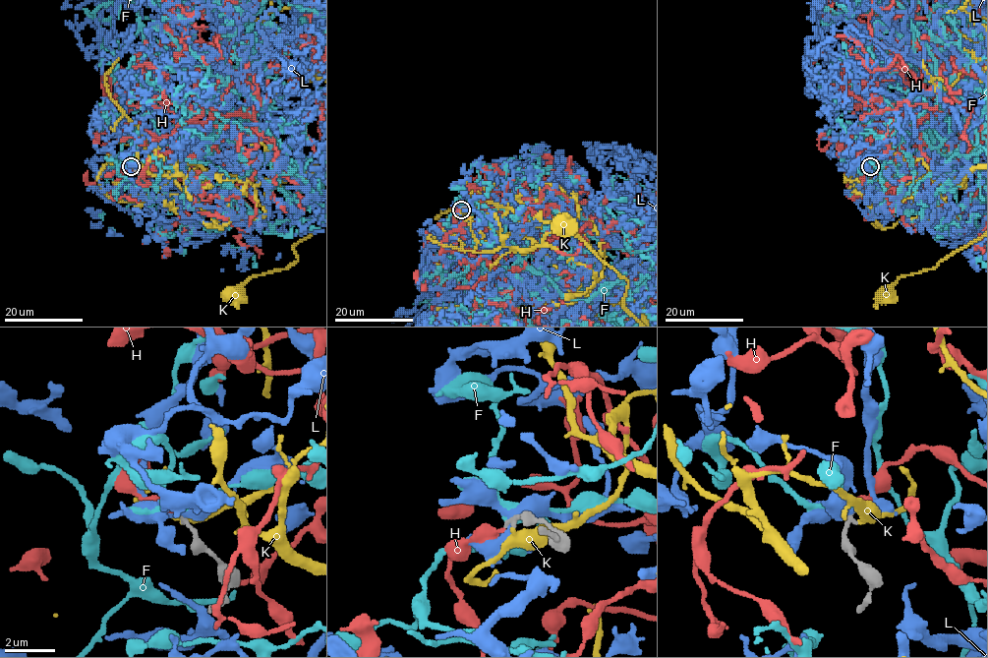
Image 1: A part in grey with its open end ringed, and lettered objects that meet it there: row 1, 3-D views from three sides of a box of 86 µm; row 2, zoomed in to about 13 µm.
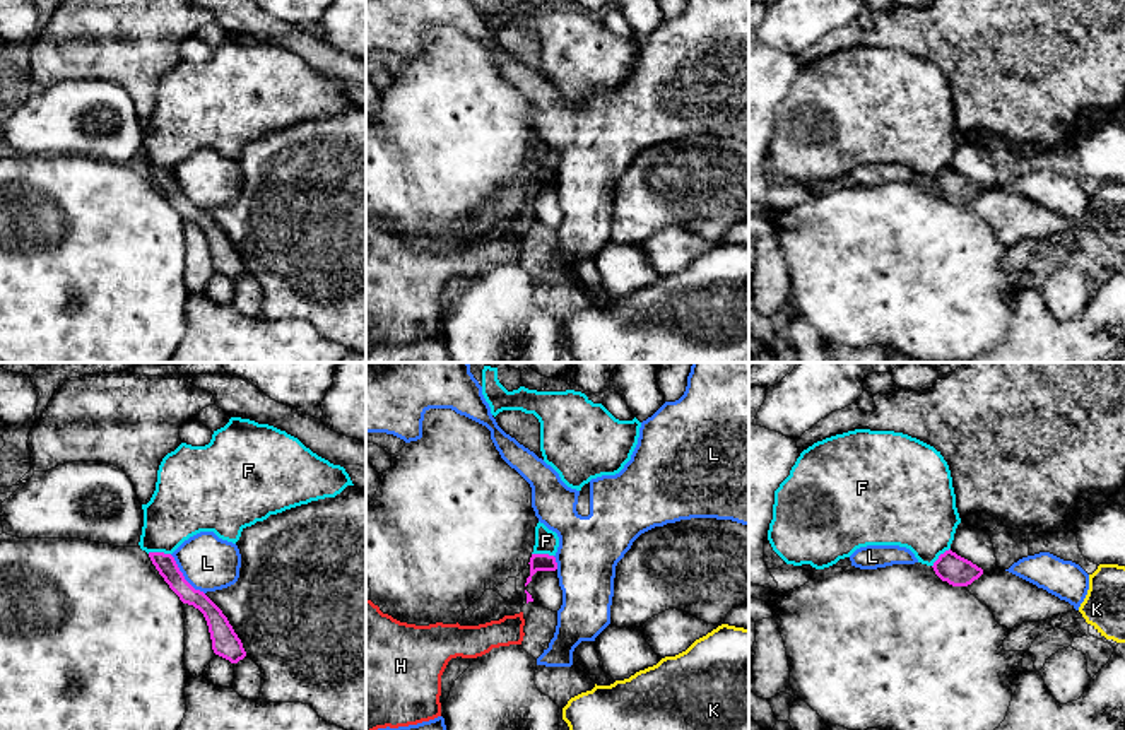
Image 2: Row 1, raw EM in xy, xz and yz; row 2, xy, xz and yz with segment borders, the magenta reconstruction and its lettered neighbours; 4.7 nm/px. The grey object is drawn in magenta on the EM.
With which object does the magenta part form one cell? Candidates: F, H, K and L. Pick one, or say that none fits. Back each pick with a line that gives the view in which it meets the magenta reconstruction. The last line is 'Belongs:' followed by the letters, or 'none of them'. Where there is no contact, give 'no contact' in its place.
H: no contact
Belongs: H

